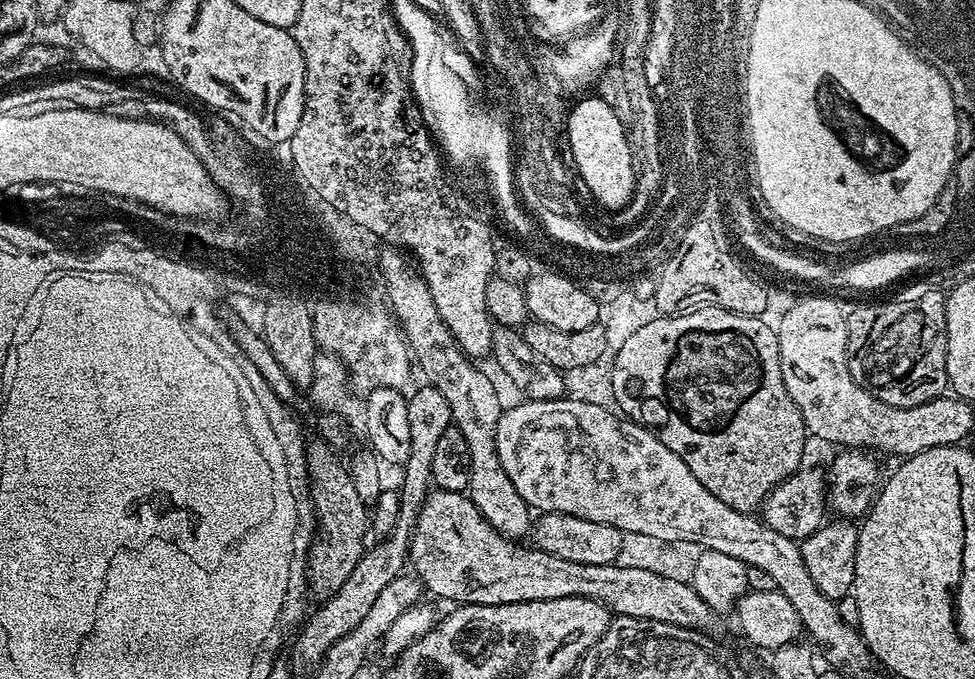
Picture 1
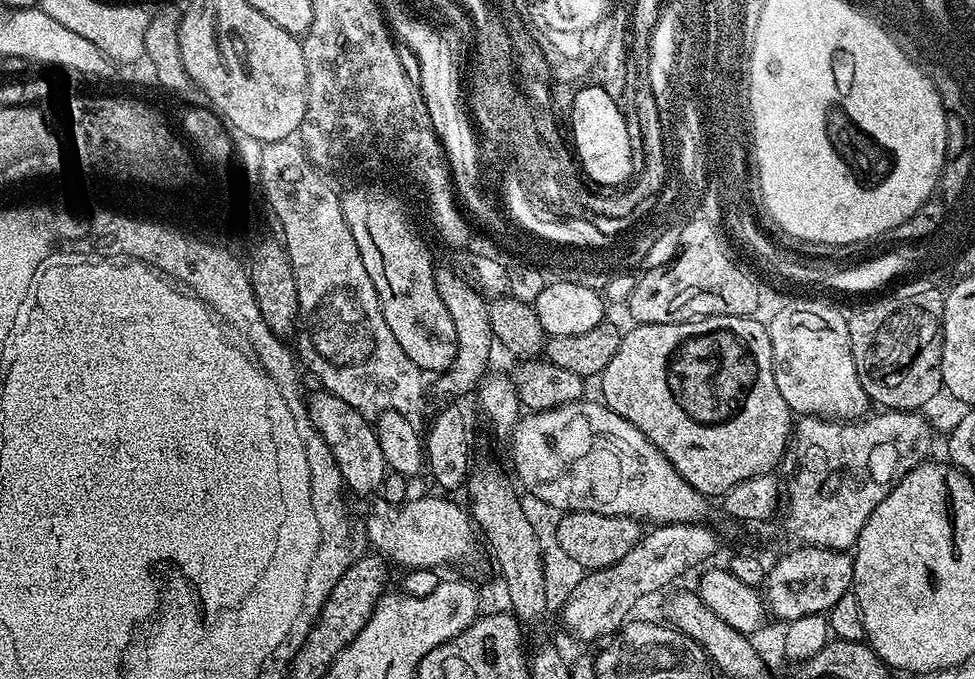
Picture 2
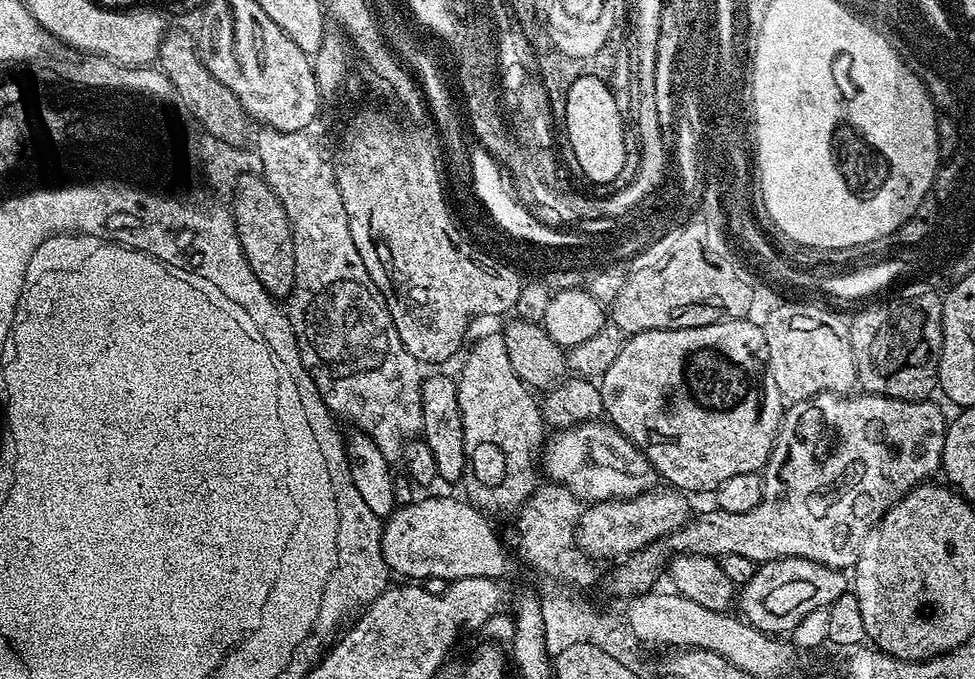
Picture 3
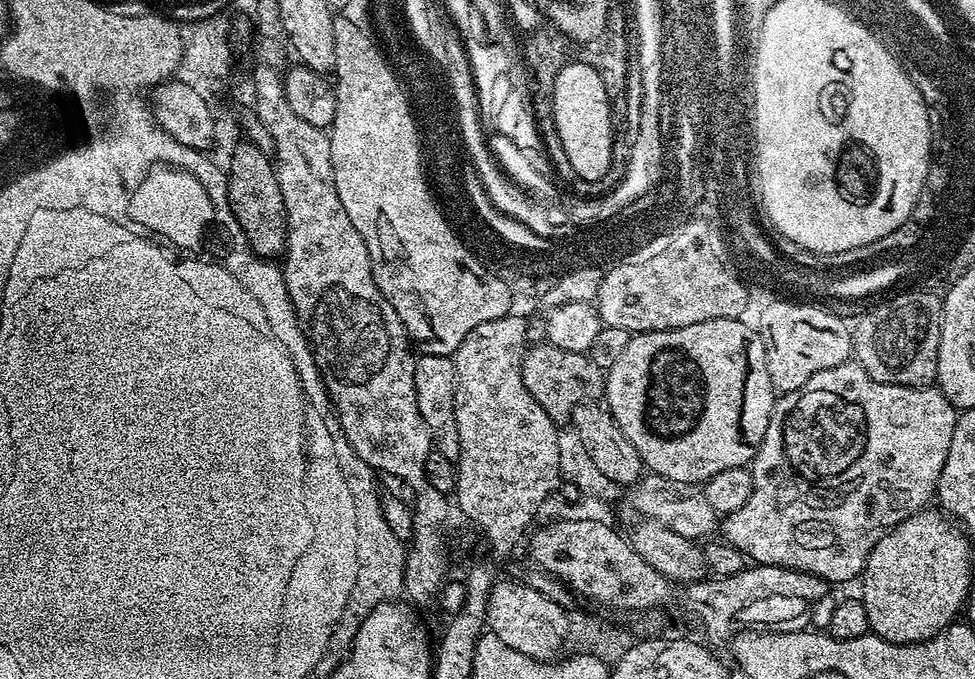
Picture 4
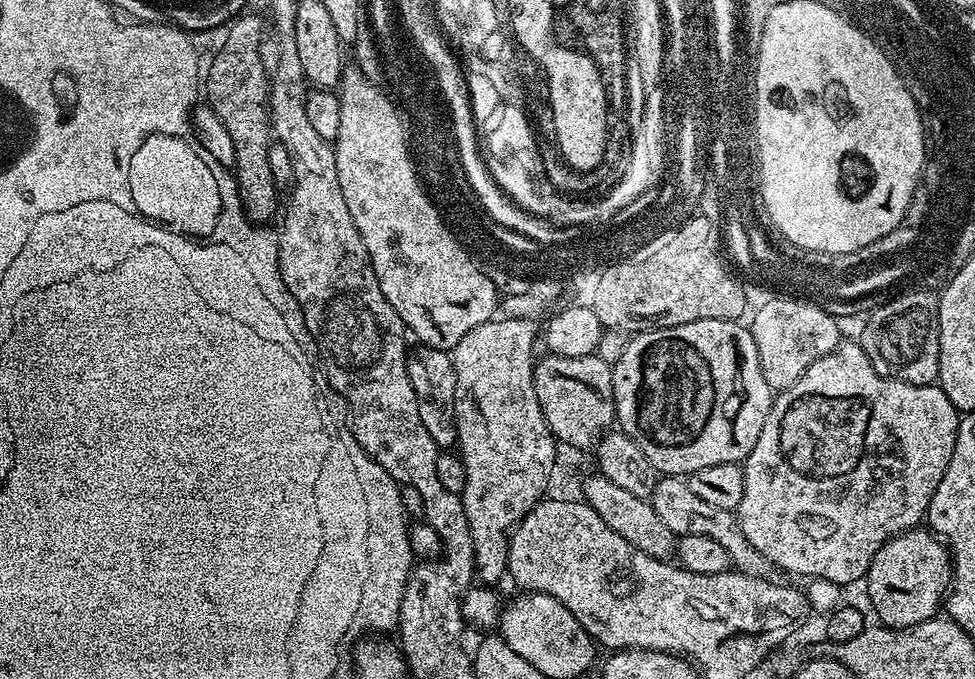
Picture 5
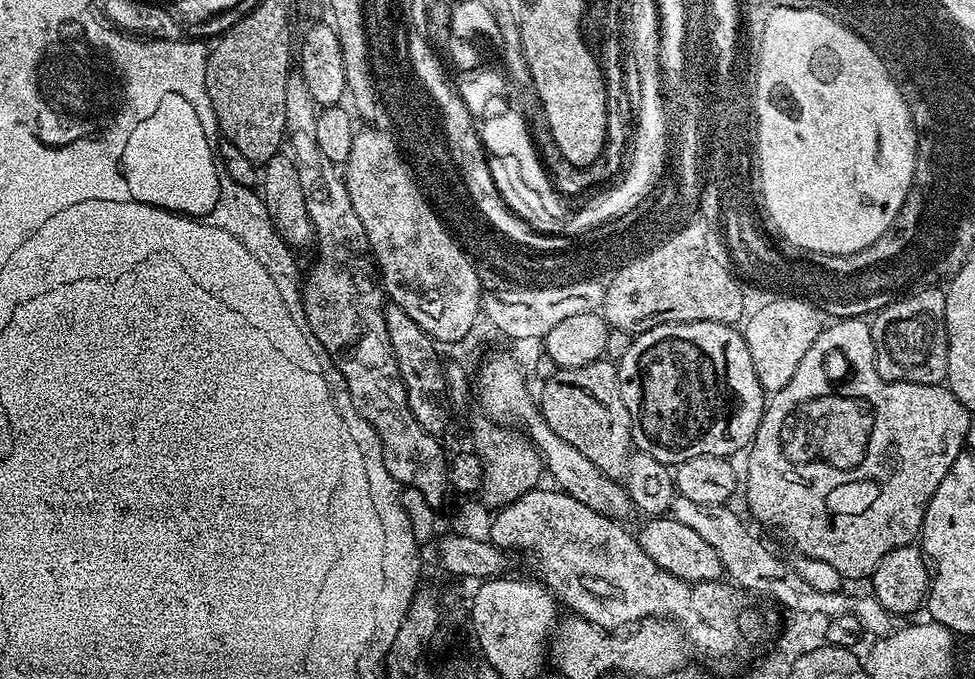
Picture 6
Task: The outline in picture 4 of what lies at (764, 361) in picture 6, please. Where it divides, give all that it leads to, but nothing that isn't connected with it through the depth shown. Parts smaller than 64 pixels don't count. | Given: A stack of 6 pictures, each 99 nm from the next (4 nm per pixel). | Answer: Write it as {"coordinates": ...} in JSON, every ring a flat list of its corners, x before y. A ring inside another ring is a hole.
{"coordinates":[[776,304,776,307,768,308,767,312,758,313,758,331,764,339,766,350,766,366,770,370,770,382,777,393,793,392,798,390,814,374,822,370,830,370,834,366,845,363,852,356,852,335,847,323,839,324,831,316,823,312,812,311,811,308,788,307,784,304]]}

